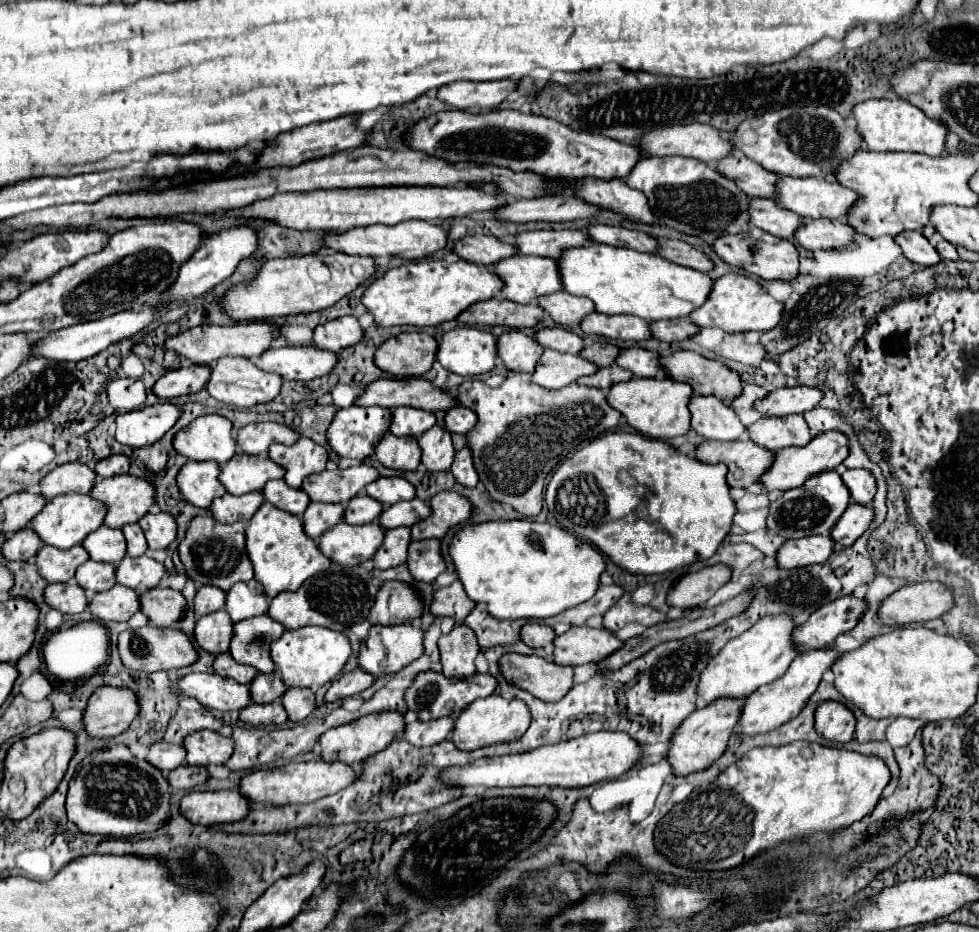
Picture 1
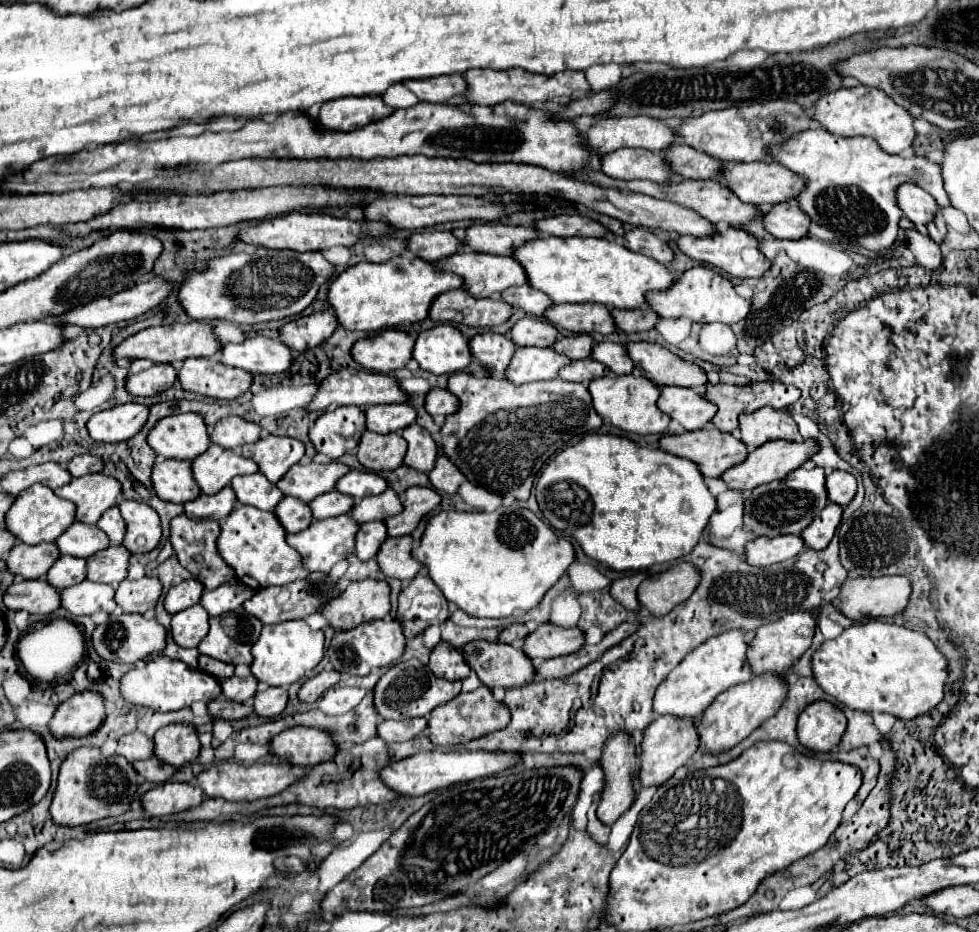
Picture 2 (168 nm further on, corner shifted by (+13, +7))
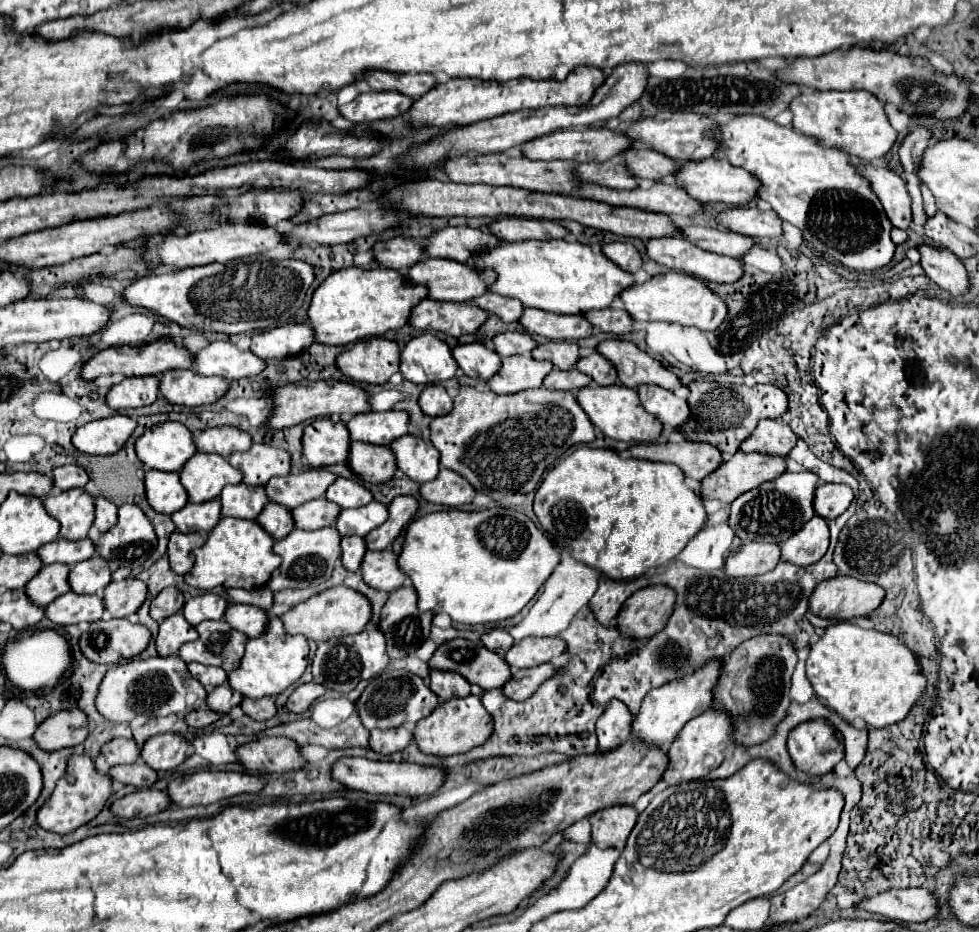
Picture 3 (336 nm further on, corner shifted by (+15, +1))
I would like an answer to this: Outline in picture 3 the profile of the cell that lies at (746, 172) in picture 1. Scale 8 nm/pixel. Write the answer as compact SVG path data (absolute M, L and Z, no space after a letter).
M631 148L625 152L629 170L639 180L659 182L665 176L675 176L681 170L681 164L673 158L653 150L653 148Z

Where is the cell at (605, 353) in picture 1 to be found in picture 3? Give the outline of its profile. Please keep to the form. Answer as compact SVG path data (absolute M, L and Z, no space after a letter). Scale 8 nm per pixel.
M545 342L533 350L533 358L549 360L559 370L571 370L579 360L579 346L575 342Z

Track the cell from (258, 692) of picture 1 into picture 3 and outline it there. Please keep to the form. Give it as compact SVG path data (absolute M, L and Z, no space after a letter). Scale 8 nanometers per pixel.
M223 684L207 694L209 708L215 712L221 712L221 714L229 712L233 706L239 706L241 700L243 700L243 696L237 690L233 690L229 684Z

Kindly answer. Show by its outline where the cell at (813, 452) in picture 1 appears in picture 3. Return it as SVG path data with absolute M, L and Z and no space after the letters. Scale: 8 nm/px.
M737 450L727 462L723 462L709 478L701 482L701 498L717 498L721 502L731 504L735 498L745 494L747 490L753 490L755 486L761 486L763 482L775 480L785 472L785 456L769 456L769 454L745 454Z

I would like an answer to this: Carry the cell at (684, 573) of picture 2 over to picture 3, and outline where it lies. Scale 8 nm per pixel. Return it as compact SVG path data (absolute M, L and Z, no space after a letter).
M647 586L637 590L621 608L617 616L617 628L631 638L651 638L673 614L677 594L669 586Z

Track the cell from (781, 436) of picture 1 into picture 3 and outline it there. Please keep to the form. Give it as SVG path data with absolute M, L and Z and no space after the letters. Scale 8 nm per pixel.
M761 420L753 434L741 442L743 452L787 456L797 444L795 432L781 420Z

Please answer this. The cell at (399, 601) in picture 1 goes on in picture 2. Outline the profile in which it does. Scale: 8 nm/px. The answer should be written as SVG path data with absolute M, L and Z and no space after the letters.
M361 580L351 582L319 612L329 620L333 630L351 630L361 622L387 616L389 610L389 584L383 580Z

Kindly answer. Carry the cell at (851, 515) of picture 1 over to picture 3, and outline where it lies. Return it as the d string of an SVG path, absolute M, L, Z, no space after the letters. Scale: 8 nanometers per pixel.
M813 516L789 542L781 546L781 556L797 566L811 566L821 560L829 546L829 524L825 518Z

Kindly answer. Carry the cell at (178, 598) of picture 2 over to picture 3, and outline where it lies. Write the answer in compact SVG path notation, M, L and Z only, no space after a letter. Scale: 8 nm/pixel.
M165 588L159 592L159 596L151 602L151 618L157 622L163 622L171 614L177 614L183 610L185 596L179 588Z

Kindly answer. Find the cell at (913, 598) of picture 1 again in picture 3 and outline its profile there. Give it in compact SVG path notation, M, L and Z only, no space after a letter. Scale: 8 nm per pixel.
M837 576L823 582L809 602L815 616L829 620L853 620L869 616L885 600L885 590L877 584L855 580L849 576Z

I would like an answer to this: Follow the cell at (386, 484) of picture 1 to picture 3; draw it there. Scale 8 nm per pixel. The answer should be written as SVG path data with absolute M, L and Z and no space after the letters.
M337 478L329 490L325 492L325 498L339 504L342 509L347 508L359 508L359 506L365 506L373 500L373 494L361 486L359 482L355 480L349 480L349 478Z

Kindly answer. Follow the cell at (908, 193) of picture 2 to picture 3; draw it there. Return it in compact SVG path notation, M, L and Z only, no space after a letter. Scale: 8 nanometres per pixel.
M859 164L859 172L871 182L877 198L881 200L893 226L907 230L911 226L911 198L905 188L905 180L893 170L873 168L869 164Z

